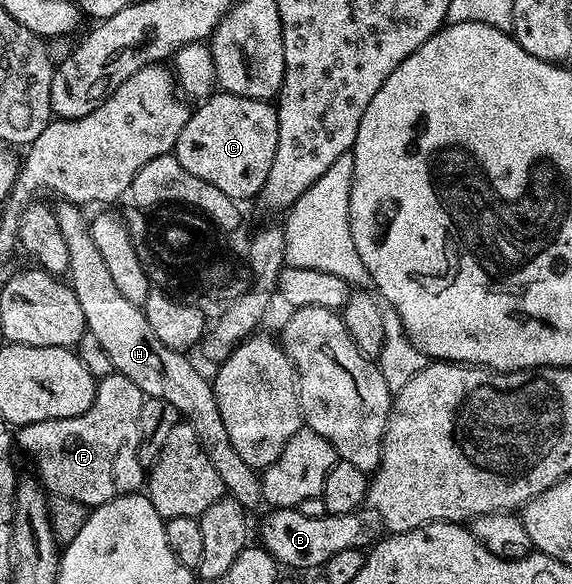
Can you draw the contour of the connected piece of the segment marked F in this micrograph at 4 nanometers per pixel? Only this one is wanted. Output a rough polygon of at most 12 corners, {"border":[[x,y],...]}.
{"border":[[97,380],[84,413],[17,428],[51,496],[93,509],[144,483],[144,396]]}

